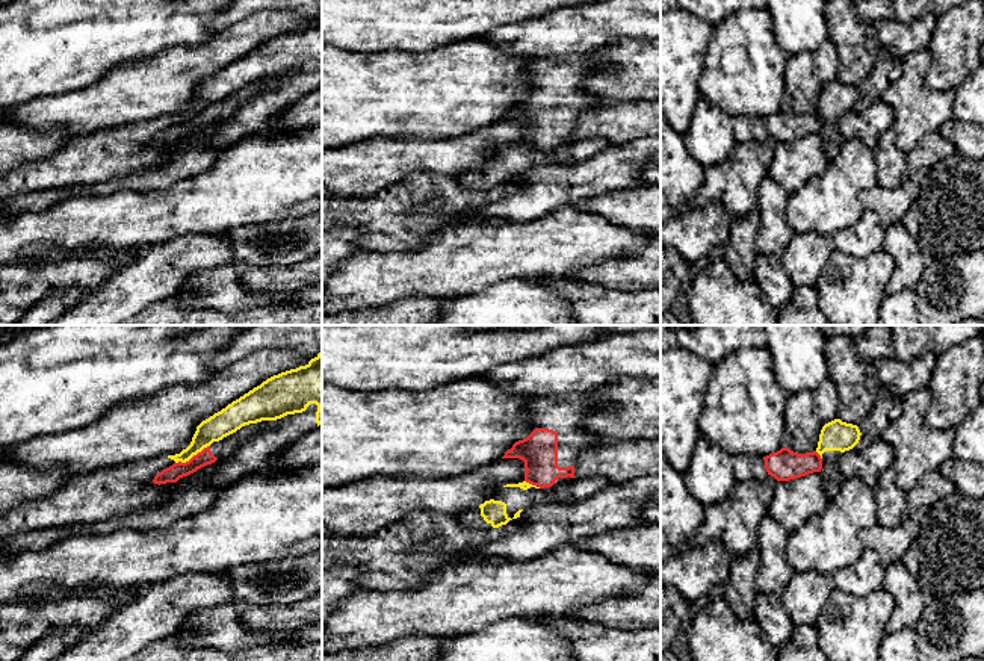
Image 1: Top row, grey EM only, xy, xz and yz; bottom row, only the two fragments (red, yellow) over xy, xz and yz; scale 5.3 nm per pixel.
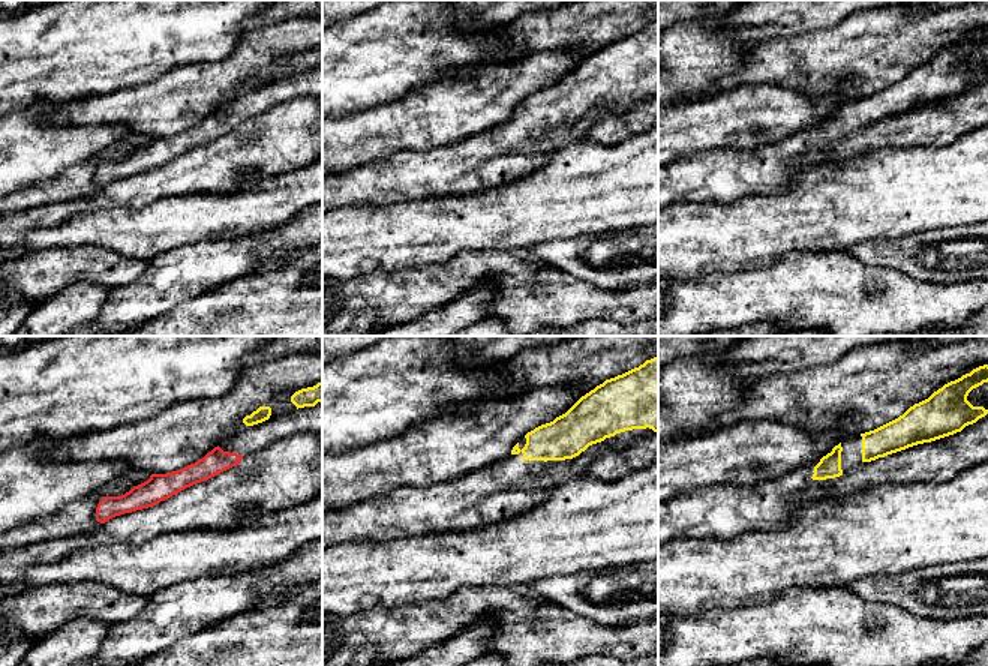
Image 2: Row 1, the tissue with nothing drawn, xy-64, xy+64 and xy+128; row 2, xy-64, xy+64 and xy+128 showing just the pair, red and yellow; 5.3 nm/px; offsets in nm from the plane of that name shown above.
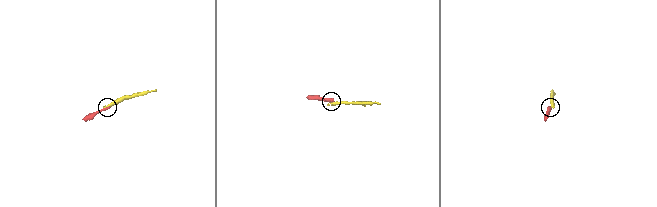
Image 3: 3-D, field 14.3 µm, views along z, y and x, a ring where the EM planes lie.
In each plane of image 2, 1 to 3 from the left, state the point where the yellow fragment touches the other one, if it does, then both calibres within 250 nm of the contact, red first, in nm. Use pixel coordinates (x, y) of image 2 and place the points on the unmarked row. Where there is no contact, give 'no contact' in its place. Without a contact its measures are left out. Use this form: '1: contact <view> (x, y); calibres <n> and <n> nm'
1: no contact
2: no contact
3: no contact

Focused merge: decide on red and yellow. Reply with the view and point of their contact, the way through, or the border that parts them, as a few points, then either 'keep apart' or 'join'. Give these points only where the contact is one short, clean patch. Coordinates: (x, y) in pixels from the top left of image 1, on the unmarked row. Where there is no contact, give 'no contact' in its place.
xy (194, 117) | along xy (209, 106), (188, 121), (176, 124) | keep apart

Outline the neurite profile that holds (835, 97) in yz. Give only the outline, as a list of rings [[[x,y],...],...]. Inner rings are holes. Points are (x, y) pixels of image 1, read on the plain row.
[[[834,80],[825,85],[819,95],[816,113],[822,119],[821,138],[827,160],[833,160],[843,142],[839,133],[839,121],[845,112],[852,110],[860,101],[860,91],[857,86]]]

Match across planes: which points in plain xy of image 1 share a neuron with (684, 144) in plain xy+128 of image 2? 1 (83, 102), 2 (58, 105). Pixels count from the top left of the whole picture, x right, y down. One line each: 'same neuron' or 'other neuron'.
1: same neuron
2: same neuron

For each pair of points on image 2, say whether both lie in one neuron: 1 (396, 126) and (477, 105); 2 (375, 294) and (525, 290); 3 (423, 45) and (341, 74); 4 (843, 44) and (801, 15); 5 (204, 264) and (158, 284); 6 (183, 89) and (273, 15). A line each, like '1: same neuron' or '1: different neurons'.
1: same neuron
2: same neuron
3: same neuron
4: different neurons
5: same neuron
6: different neurons

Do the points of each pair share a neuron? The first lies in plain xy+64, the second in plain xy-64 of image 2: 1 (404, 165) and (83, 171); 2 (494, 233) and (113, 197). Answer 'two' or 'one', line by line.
1: one
2: two

